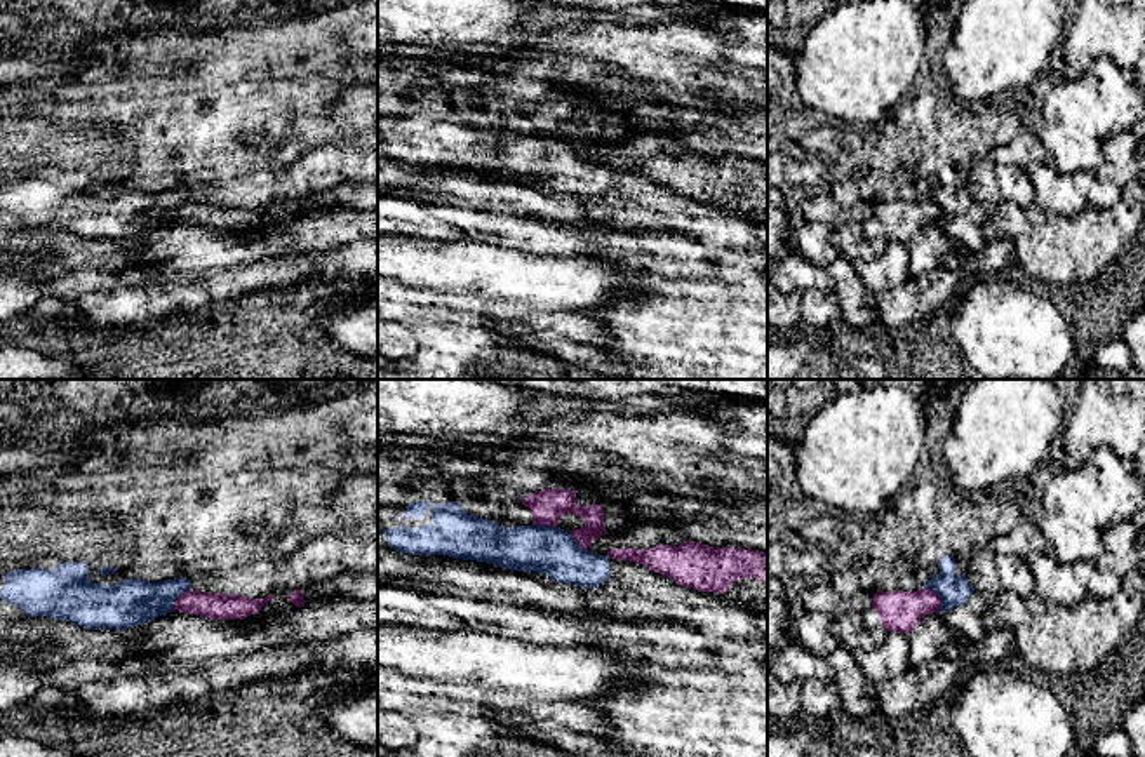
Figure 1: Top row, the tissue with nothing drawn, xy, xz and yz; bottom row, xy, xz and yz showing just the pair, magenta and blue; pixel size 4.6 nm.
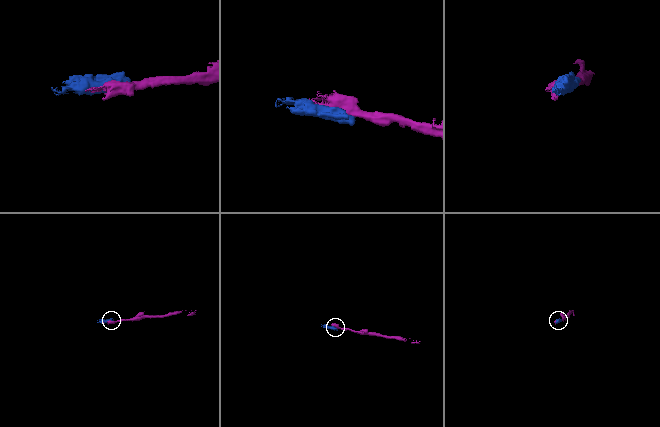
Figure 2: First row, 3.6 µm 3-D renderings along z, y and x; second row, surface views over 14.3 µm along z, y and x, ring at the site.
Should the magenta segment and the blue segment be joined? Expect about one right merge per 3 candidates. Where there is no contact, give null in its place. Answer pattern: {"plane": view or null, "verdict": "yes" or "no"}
{"plane": "yz", "verdict": "no"}

